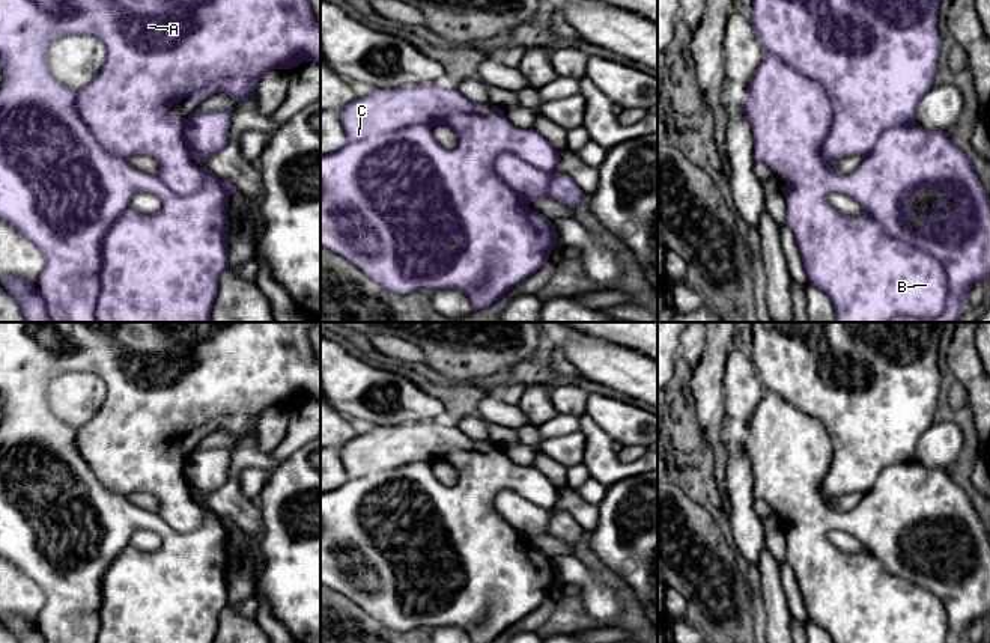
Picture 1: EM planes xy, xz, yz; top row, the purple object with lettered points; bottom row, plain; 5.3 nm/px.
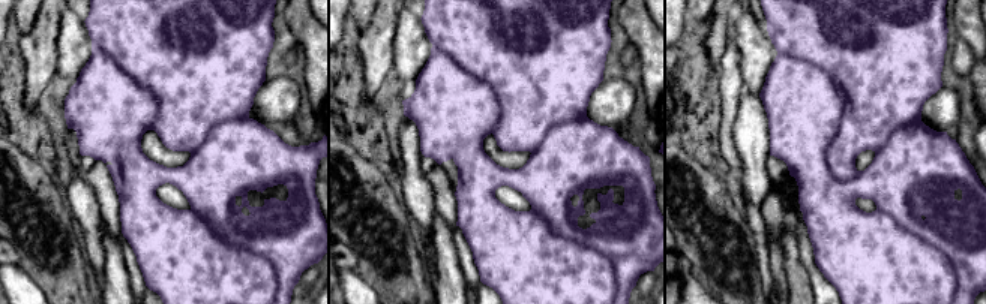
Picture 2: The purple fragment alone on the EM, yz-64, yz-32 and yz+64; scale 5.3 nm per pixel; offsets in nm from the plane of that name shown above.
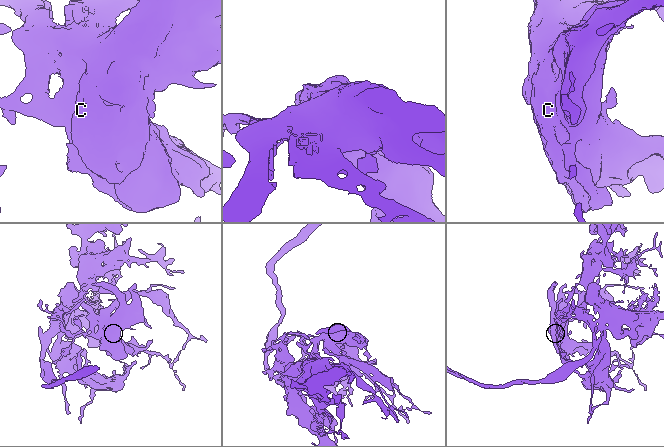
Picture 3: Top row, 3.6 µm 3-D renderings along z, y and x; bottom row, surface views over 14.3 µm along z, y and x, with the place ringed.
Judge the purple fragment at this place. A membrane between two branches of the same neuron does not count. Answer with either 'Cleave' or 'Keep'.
Keep

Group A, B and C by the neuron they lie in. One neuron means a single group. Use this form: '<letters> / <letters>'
A B C

